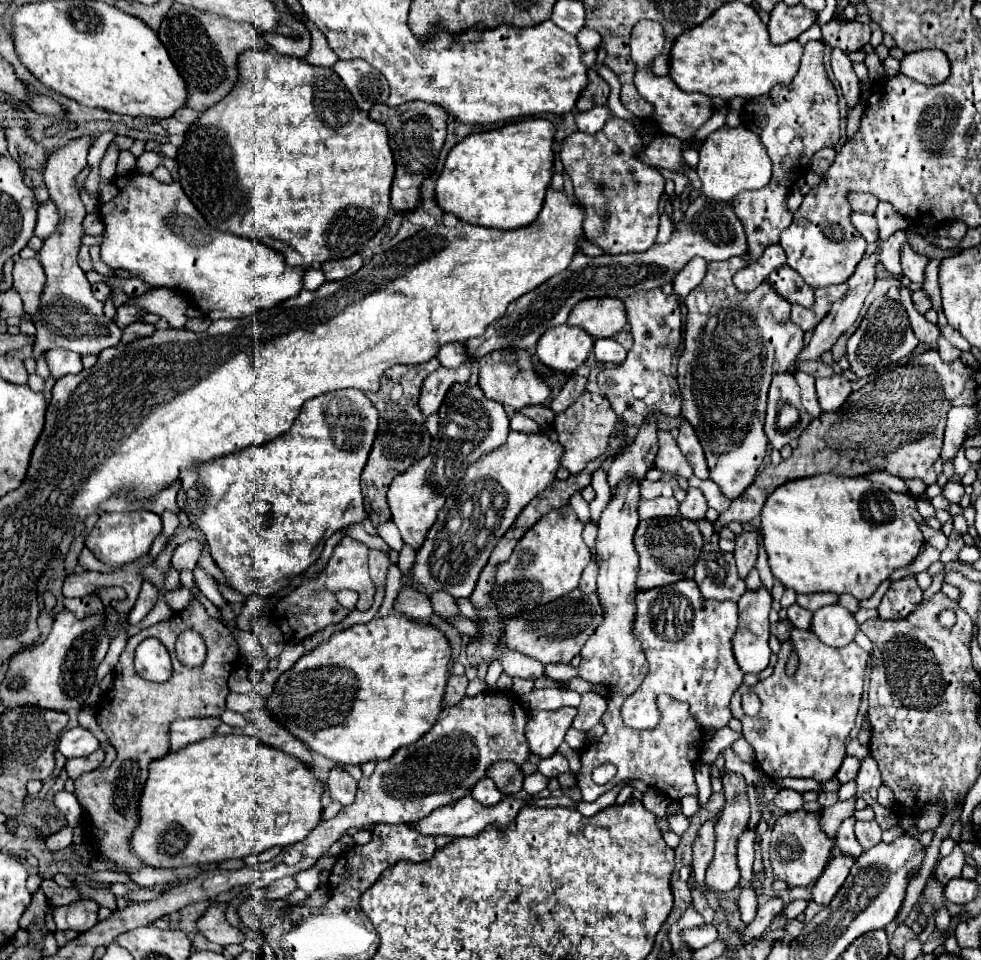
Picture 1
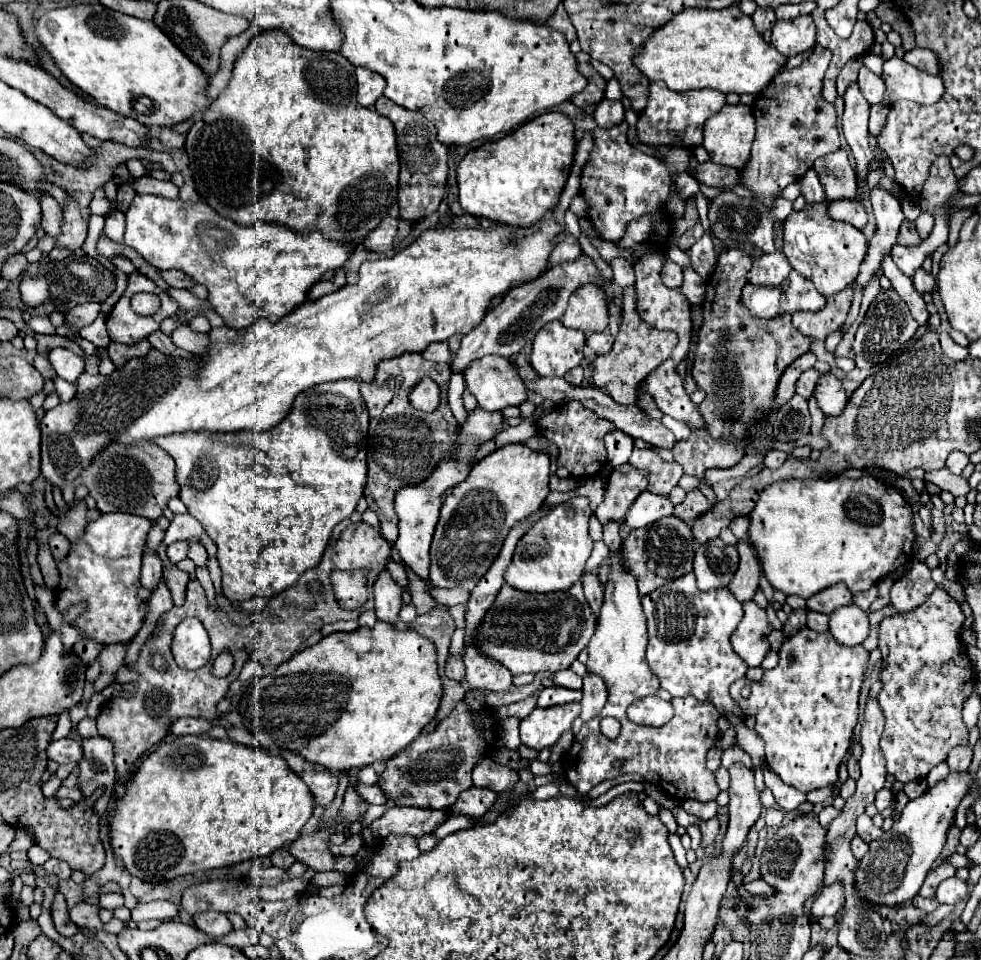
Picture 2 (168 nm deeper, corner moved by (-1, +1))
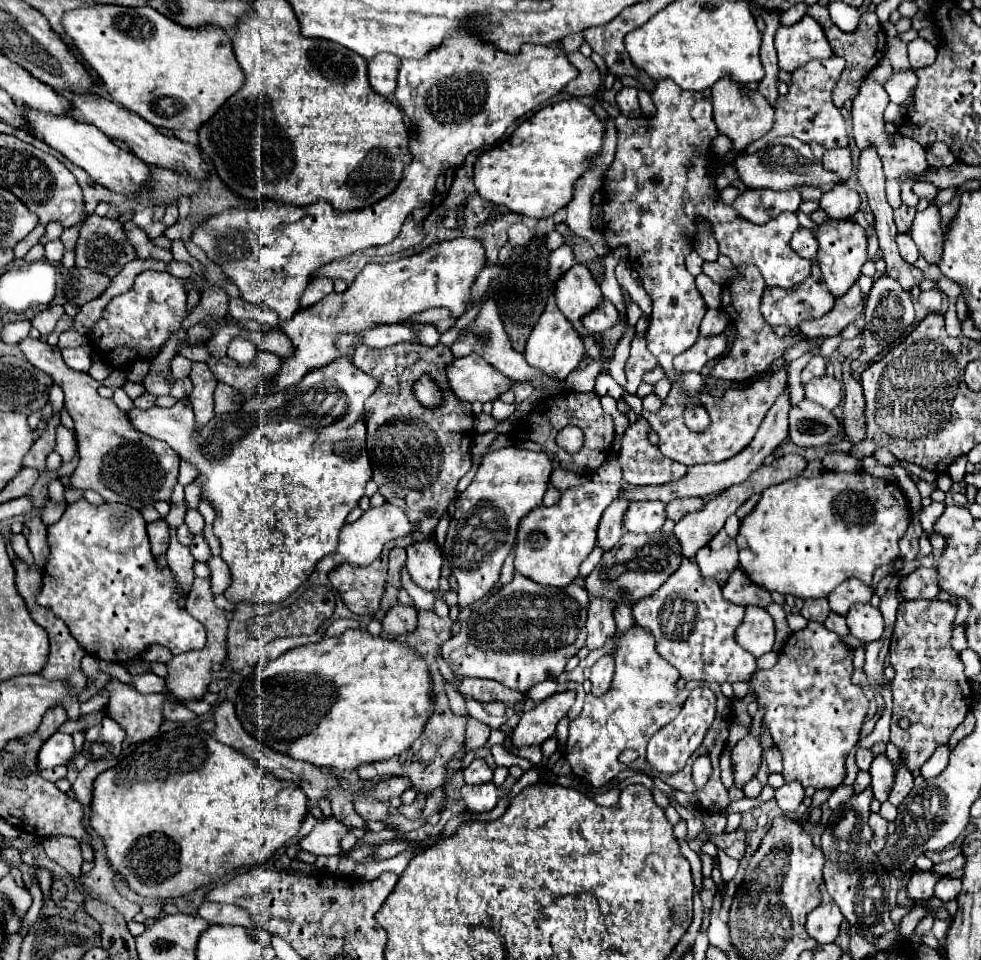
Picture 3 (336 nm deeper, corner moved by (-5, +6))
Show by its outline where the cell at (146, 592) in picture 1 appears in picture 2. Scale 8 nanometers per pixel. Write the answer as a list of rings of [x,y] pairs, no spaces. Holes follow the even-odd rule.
[[[147,553],[143,555],[143,567],[141,567],[141,587],[155,591],[157,585],[161,583],[161,559],[157,557],[157,553]]]

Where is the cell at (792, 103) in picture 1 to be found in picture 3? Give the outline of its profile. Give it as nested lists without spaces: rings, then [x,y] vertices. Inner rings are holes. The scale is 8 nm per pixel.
[[[831,56],[829,62],[809,62],[801,66],[801,70],[793,72],[793,84],[789,86],[789,94],[781,96],[775,106],[775,126],[765,138],[759,142],[753,142],[749,148],[761,148],[765,142],[771,142],[779,136],[795,136],[803,142],[817,140],[823,148],[843,148],[849,144],[847,126],[839,112],[839,108],[833,104],[833,88],[845,68],[845,60]]]

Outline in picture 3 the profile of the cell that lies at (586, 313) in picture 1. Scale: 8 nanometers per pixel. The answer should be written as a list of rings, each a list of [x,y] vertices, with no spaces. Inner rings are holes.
[[[575,264],[573,268],[569,268],[569,270],[555,282],[555,300],[557,300],[557,308],[565,314],[567,320],[579,320],[579,318],[583,318],[589,310],[593,310],[593,306],[597,306],[597,302],[601,302],[601,288],[599,288],[599,284],[591,278],[591,272],[587,270],[587,266]]]

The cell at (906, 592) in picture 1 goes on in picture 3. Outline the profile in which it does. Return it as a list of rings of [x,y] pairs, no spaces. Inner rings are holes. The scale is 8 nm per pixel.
[[[917,568],[909,576],[905,576],[899,584],[899,592],[905,600],[915,598],[937,598],[937,570],[935,568]]]

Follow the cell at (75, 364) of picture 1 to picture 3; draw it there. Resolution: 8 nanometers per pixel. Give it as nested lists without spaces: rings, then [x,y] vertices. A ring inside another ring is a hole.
[[[85,344],[85,346],[79,346],[79,348],[63,348],[61,350],[63,354],[63,360],[69,368],[73,370],[79,370],[79,372],[87,372],[89,366],[91,366],[91,346]]]

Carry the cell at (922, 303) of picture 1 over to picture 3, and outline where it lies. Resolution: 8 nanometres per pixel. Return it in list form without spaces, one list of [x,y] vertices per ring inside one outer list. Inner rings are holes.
[[[931,202],[923,212],[917,212],[913,220],[913,240],[919,246],[919,252],[925,256],[927,262],[939,264],[941,246],[943,246],[943,232],[941,232],[941,214],[939,206]]]

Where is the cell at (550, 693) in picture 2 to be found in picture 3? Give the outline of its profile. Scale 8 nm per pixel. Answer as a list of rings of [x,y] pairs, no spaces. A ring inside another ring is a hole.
[[[541,682],[541,684],[533,686],[533,688],[529,688],[525,694],[527,694],[527,700],[539,702],[539,700],[545,700],[545,698],[553,696],[557,690],[559,690],[559,686],[555,682]]]

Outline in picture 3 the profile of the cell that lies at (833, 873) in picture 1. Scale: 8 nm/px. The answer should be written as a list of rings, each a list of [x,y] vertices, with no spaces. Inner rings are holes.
[[[829,902],[829,904],[821,904],[813,912],[809,912],[805,930],[819,944],[827,944],[827,942],[835,942],[835,938],[839,936],[841,922],[843,922],[841,910],[833,902]]]

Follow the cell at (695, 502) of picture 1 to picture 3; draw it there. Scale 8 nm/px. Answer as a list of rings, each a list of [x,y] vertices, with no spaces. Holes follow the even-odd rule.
[[[681,498],[681,500],[673,500],[665,506],[665,514],[669,520],[673,522],[679,522],[687,512],[693,512],[693,510],[699,510],[703,506],[703,498]]]

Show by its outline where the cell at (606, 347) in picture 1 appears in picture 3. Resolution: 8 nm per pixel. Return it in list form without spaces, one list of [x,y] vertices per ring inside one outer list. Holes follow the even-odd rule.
[[[603,298],[595,310],[591,310],[589,314],[585,314],[585,318],[581,318],[581,322],[593,334],[601,334],[609,330],[617,322],[617,318],[619,318],[619,312],[613,306],[613,302],[609,298]]]

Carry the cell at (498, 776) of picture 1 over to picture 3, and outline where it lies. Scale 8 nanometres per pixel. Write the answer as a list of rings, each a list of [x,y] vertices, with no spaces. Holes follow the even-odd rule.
[[[475,758],[465,770],[463,770],[463,780],[465,784],[485,784],[491,782],[493,778],[493,770],[487,766],[485,760]]]

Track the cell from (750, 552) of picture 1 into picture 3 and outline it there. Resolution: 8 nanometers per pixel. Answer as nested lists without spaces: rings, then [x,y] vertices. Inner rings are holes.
[[[739,568],[729,576],[729,580],[721,588],[721,592],[723,592],[723,598],[727,598],[729,602],[739,604],[739,606],[753,604],[753,606],[767,608],[773,602],[771,594],[765,588],[749,582],[749,578],[745,578],[745,574]]]

